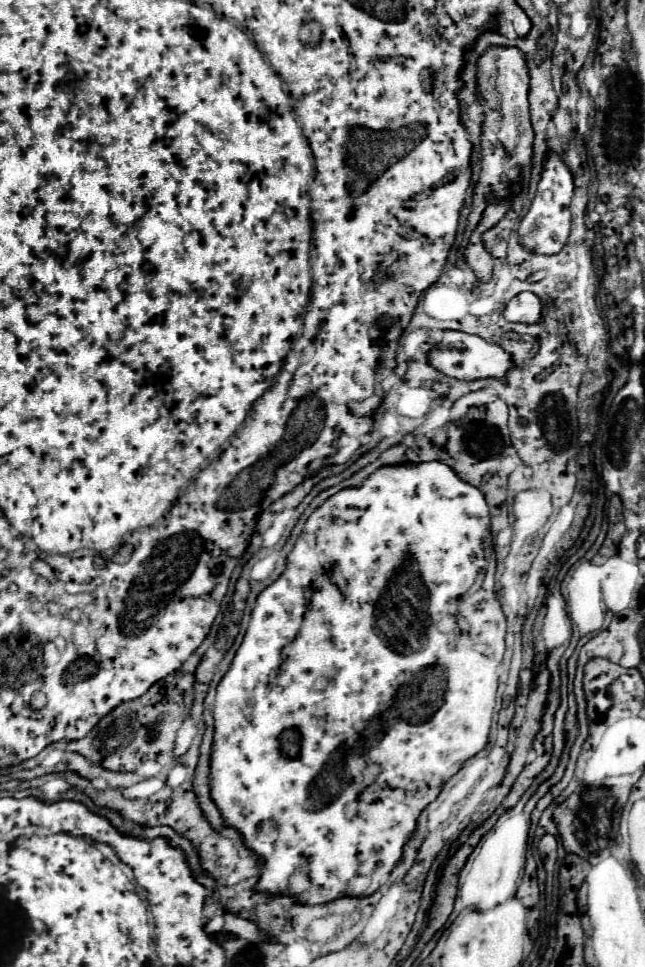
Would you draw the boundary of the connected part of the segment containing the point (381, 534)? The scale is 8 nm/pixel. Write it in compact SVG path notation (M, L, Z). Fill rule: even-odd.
M429 461L429 463L419 463L419 465L405 463L405 465L397 465L397 467L381 467L381 469L377 469L373 475L369 475L369 477L363 481L361 487L343 489L343 491L339 491L337 495L333 495L333 499L337 501L337 507L339 507L339 509L345 509L345 507L359 509L359 511L361 511L361 517L359 517L357 521L337 521L337 519L335 519L335 521L325 521L327 523L315 531L317 535L315 540L316 550L313 549L313 547L309 547L309 545L305 543L305 539L299 539L299 541L295 543L293 551L291 551L289 557L287 557L287 571L285 571L273 585L269 585L265 591L261 591L259 595L263 595L263 599L267 599L267 591L271 591L271 587L307 587L307 585L313 585L313 593L311 593L309 601L303 603L303 591L301 591L299 595L271 595L271 599L279 599L279 603L283 603L283 607L253 607L253 611L259 611L259 623L249 623L247 633L245 633L245 637L243 637L243 643L241 643L241 647L239 647L239 651L237 651L237 655L235 655L235 659L233 659L233 663L231 663L231 669L227 671L227 675L221 679L221 683L219 683L219 687L217 687L217 699L215 699L215 707L213 707L213 717L215 717L215 737L213 737L213 753L211 753L211 775L209 775L211 797L213 797L213 801L217 803L221 815L223 815L225 825L235 827L235 829L245 837L245 845L247 845L249 849L253 849L253 851L255 851L259 857L263 857L263 861L265 861L265 865L263 865L263 875L261 875L261 879L259 879L259 883L257 883L255 889L257 889L257 891L267 891L267 893L297 895L297 899L299 899L301 903L305 903L305 905L327 903L327 901L333 901L333 899L337 899L337 897L343 897L343 895L353 895L353 897L359 897L359 895L371 895L371 893L375 893L381 885L387 883L387 877L389 877L391 869L393 869L395 863L401 859L401 849L403 849L403 845L407 843L409 833L415 829L415 821L417 821L419 813L423 811L425 805L429 805L429 803L437 797L437 793L439 793L439 789L441 789L441 781L453 777L453 775L461 769L461 765L463 765L467 759L471 759L473 755L477 755L477 753L487 745L489 727L491 727L491 717L493 717L493 707L495 707L497 679L499 679L499 677L497 677L497 665L501 663L503 653L505 653L505 615L503 615L501 605L499 605L499 601L497 601L497 597L495 597L495 591L493 591L495 553L493 553L491 531L489 531L489 527L491 527L491 525L489 525L489 509L487 509L487 503L485 503L483 493L481 493L477 487L473 487L473 485L461 481L461 479L455 475L455 471L453 471L451 467L447 467L445 463ZM335 563L341 565L341 573L343 573L343 577L347 579L345 593L339 589L334 581L333 565L335 565ZM479 579L481 579L481 585L479 585L479 587L481 587L481 589L479 589L481 593L477 593L475 597L465 597L465 593L467 593ZM267 619L275 619L275 631L271 631L271 623L267 623ZM283 627L287 627L287 635L279 635L279 631L283 631ZM399 719L405 719L405 721L407 721L407 729L393 729L393 723L397 723ZM349 747L355 747L359 753L367 753L367 751L371 751L371 749L379 749L379 751L399 751L399 779L395 779L395 775L391 775L391 777L385 775L385 787L379 785L379 789L375 789L375 797L371 799L373 803L369 803L367 807L359 809L357 815L355 815L355 819L351 819L351 821L345 817L345 805L347 805L347 803L345 803L345 799L341 799L341 795L343 795L343 793L347 791L347 787L353 783L353 777L351 777L351 773L347 771L347 753L349 753ZM393 791L395 791L395 803L387 803L389 797L393 797ZM297 875L299 875L301 879L303 879L305 875L309 875L309 877L305 877L307 883L301 883L301 885L289 885L291 877L297 877Z

